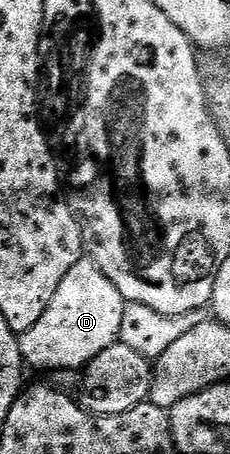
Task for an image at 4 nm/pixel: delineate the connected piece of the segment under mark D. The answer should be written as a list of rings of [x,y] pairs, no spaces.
[[[83,260],[60,280],[60,288],[56,288],[56,296],[52,296],[52,304],[48,304],[48,312],[28,328],[18,340],[22,361],[27,367],[35,366],[38,370],[77,370],[86,363],[100,356],[113,342],[122,337],[122,321],[126,299],[100,272],[100,268],[92,260]]]

